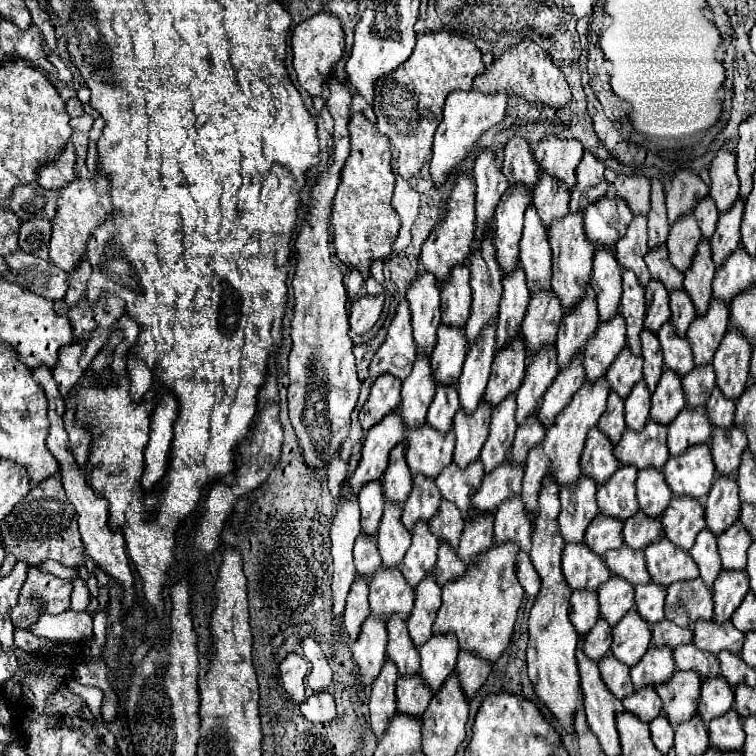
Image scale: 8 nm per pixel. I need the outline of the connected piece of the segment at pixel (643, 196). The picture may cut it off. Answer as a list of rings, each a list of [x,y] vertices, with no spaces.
[[[619,173],[613,181],[615,191],[621,199],[625,199],[635,215],[647,215],[649,213],[649,179],[641,175],[623,175]]]

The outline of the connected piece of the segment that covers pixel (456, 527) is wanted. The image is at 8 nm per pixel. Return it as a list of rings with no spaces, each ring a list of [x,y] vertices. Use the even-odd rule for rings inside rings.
[[[443,499],[437,515],[429,521],[429,527],[431,527],[433,535],[437,535],[441,541],[449,541],[449,543],[453,543],[453,547],[457,547],[461,527],[463,527],[463,517],[451,501]]]

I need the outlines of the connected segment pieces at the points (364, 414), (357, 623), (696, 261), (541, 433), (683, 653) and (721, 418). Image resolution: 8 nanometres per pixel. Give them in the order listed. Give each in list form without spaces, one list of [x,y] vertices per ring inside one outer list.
[[[381,375],[375,379],[371,387],[371,395],[365,403],[365,407],[359,411],[359,421],[363,429],[371,429],[375,423],[379,423],[389,411],[399,407],[401,403],[401,379],[393,375]]]
[[[357,577],[351,585],[351,591],[347,595],[347,605],[343,611],[343,625],[345,625],[345,631],[349,633],[351,641],[357,639],[363,621],[371,613],[367,595],[369,595],[369,581],[365,577]]]
[[[701,237],[697,245],[697,253],[693,257],[691,267],[685,271],[683,289],[695,303],[697,313],[705,313],[711,301],[711,281],[715,277],[715,263],[711,259],[711,245],[707,237]]]
[[[533,413],[525,419],[523,425],[517,427],[517,433],[515,433],[515,441],[513,441],[513,447],[511,447],[511,453],[509,453],[509,459],[523,465],[529,449],[537,443],[541,443],[541,437],[545,437],[545,427],[541,425],[539,417]]]
[[[693,643],[681,645],[673,651],[675,665],[679,671],[697,671],[699,675],[719,675],[719,661],[713,653],[697,649]]]
[[[713,387],[709,401],[707,401],[707,411],[713,427],[731,427],[733,417],[735,417],[735,401],[727,399],[719,387]]]

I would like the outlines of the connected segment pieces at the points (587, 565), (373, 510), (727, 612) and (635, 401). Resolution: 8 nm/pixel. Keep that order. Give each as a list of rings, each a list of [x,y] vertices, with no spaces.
[[[567,543],[563,549],[563,575],[571,589],[597,591],[611,577],[611,571],[585,543]]]
[[[381,479],[365,483],[359,491],[359,505],[361,505],[361,531],[365,535],[375,535],[381,515],[383,515],[383,503],[385,503],[385,493]]]
[[[721,569],[719,577],[713,583],[713,601],[715,601],[715,619],[719,623],[731,619],[733,611],[741,605],[743,597],[749,591],[749,577],[745,569]]]
[[[641,379],[637,383],[637,387],[633,387],[629,397],[625,399],[625,423],[627,423],[627,427],[633,431],[641,431],[647,423],[649,409],[651,409],[651,393],[649,393],[645,381]]]

